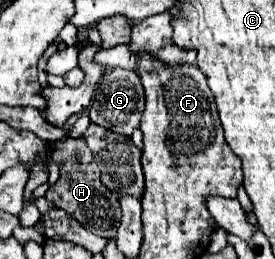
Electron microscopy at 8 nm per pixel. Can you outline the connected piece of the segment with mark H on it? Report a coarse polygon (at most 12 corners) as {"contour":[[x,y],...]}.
{"contour":[[82,139],[56,143],[46,199],[114,239],[118,197]]}

